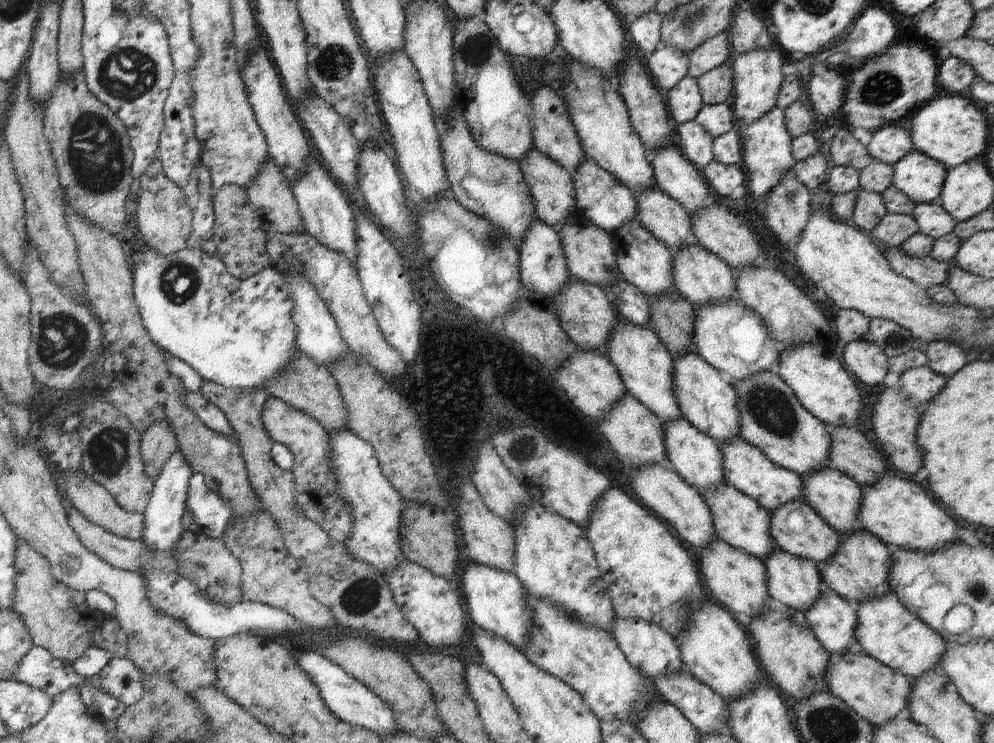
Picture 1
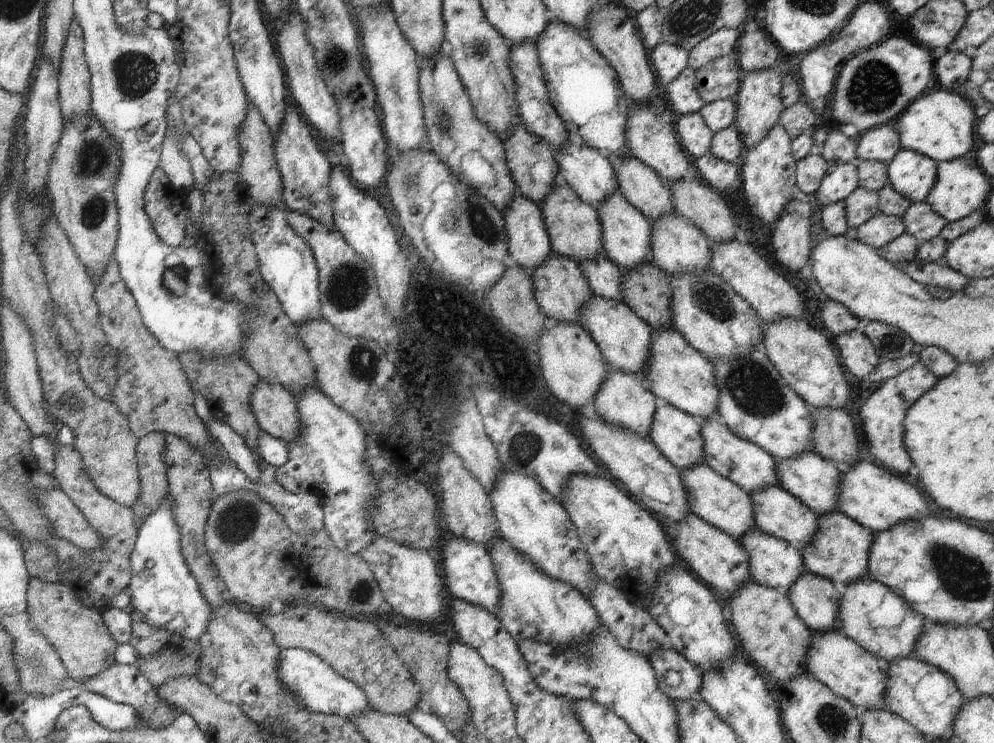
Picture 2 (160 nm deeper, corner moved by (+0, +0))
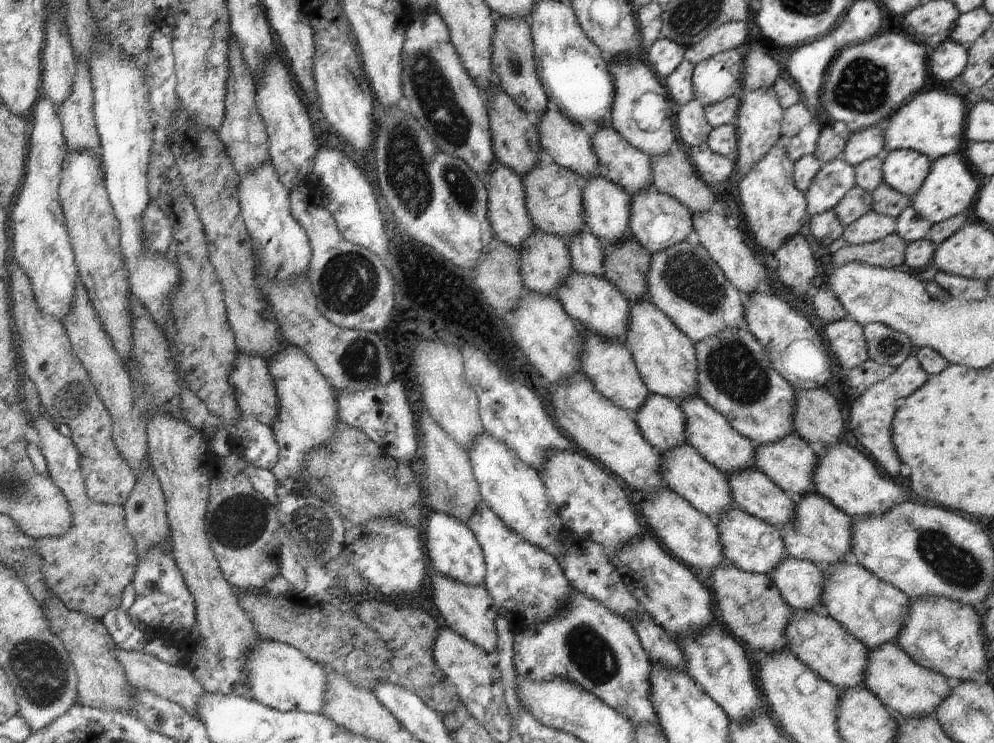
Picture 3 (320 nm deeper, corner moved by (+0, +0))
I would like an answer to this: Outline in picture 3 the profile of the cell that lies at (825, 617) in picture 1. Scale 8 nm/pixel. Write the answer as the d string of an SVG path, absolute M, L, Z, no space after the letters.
M784 557L768 576L793 609L821 609L821 592L825 578L813 562Z

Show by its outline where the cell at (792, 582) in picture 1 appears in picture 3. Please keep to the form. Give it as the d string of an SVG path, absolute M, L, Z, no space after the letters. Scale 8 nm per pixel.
M736 505L720 513L714 520L723 555L737 568L751 573L770 574L784 557L789 556L788 552L785 551L778 527L747 513Z

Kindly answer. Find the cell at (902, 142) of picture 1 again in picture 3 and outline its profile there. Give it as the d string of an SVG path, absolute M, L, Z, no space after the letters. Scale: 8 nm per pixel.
M872 125L864 130L850 134L839 158L855 167L862 161L875 156L883 156L884 141L883 130L878 125Z

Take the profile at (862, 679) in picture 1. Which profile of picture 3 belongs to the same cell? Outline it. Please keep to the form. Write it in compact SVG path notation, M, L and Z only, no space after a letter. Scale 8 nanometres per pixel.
M793 609L785 628L785 637L786 649L830 684L842 689L862 684L869 651L867 646L823 610Z

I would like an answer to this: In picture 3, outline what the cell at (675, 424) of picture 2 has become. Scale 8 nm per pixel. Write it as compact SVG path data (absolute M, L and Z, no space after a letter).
M650 393L632 416L645 440L661 453L687 442L684 413L671 398Z

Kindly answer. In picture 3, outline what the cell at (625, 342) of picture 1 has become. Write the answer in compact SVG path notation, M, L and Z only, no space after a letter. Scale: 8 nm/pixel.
M572 269L567 274L567 277L555 288L553 296L562 303L564 310L580 326L592 333L598 333L604 338L612 340L618 339L621 343L624 343L625 332L629 321L629 302L604 277L581 273Z

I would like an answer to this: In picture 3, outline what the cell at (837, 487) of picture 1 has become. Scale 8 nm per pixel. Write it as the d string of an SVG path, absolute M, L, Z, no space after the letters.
M794 432L782 437L780 440L755 445L754 464L778 488L781 488L792 497L796 497L802 493L816 493L812 480L813 470L817 463L816 452L814 446Z

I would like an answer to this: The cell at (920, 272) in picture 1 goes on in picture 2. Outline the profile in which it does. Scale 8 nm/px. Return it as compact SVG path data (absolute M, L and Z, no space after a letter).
M916 258L904 268L903 272L924 287L939 287L950 292L961 293L968 284L968 278L960 272L934 262L925 262Z

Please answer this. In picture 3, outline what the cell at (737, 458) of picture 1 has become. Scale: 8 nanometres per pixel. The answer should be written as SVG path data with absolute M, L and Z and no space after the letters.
M684 397L678 401L678 406L684 413L685 437L710 464L716 465L726 477L740 469L755 467L755 444L749 438L742 436L728 424L723 414L716 412L702 397Z

